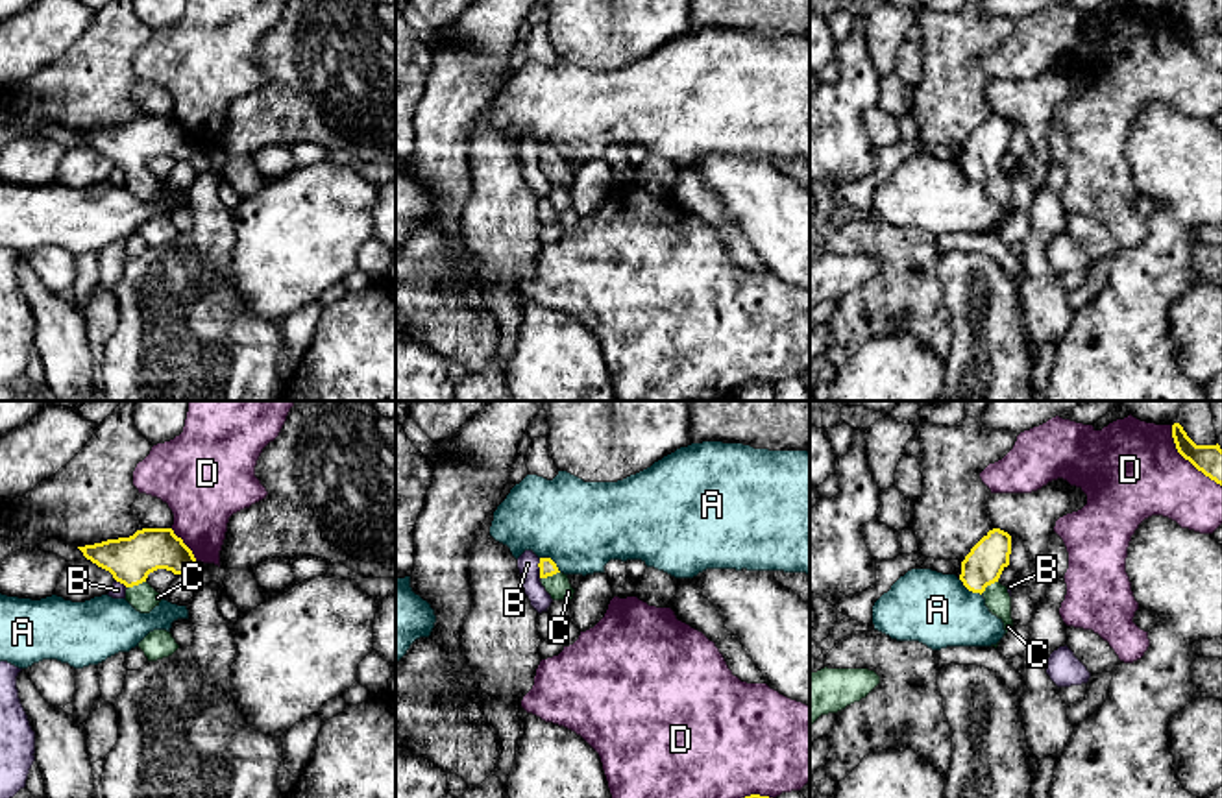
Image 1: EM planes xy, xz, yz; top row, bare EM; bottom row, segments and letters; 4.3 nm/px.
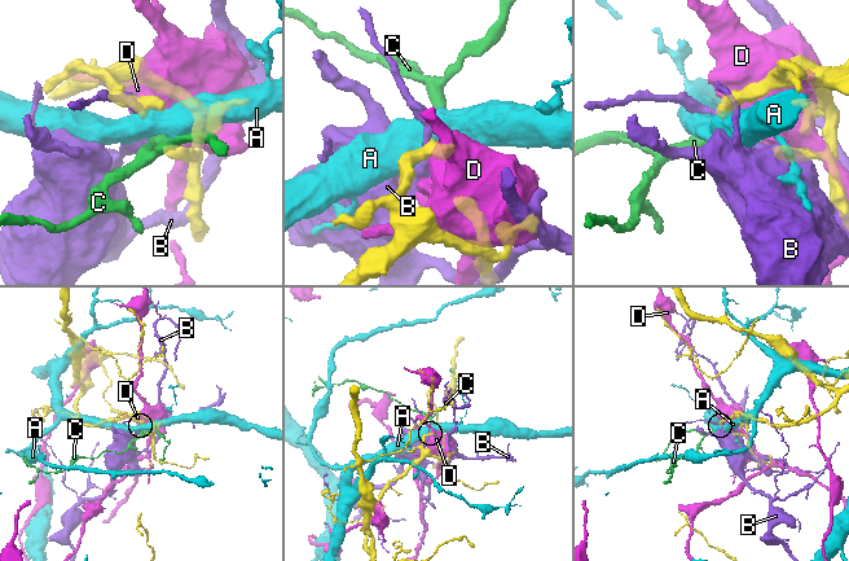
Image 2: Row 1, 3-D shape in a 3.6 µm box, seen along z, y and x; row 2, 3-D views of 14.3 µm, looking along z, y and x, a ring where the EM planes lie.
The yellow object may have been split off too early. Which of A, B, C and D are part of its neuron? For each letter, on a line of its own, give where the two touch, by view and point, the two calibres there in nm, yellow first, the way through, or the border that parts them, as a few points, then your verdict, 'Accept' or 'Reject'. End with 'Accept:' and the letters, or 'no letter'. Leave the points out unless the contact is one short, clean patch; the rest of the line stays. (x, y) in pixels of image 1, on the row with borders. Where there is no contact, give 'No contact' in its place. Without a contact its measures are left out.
A: Touches yellow at xz (551, 560). Thickness 80 nm (yellow) against 380 nm. Reject
B: Touches yellow at xz (540, 569). Thickness 80 nm (yellow) against 90 nm. Reject
C: Touches yellow at yz (988, 584). Thickness 170 nm (yellow) against 110 nm. Path across: yz (984, 564), (988, 584), (997, 599). Accept
D: Touches yellow at yz (1187, 459). Thickness 130 nm (yellow) against 420 nm. Reject
Accept: C

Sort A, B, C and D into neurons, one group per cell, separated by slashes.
A / B / C / D

